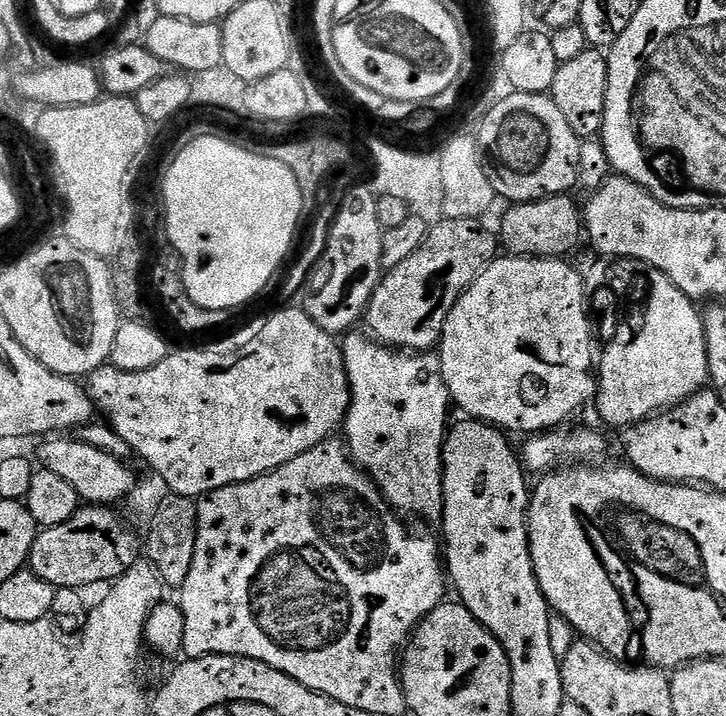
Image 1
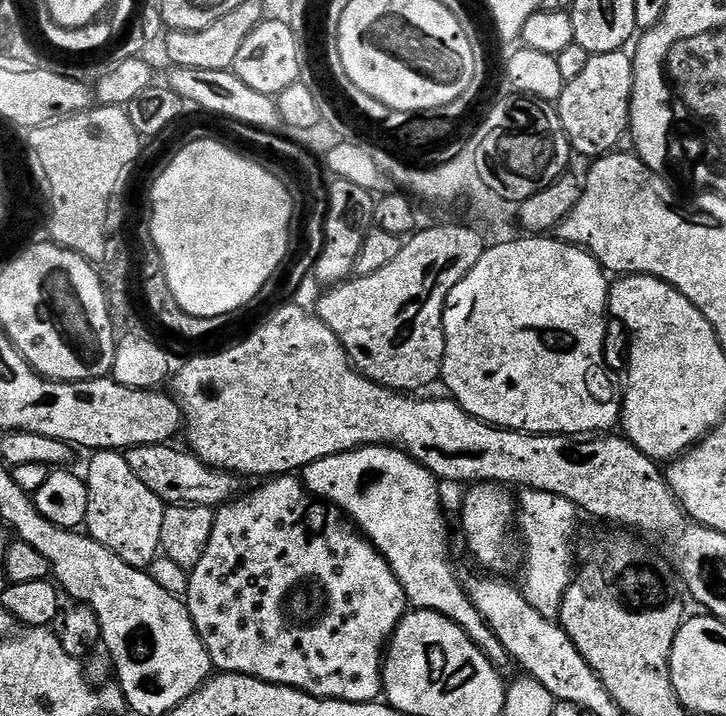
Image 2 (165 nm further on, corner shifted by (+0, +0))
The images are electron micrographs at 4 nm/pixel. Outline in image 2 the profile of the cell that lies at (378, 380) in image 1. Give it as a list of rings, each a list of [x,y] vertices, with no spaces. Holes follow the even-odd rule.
[[[368,444],[365,448],[355,448],[308,464],[302,469],[302,483],[316,499],[339,508],[355,525],[360,535],[376,547],[382,558],[386,558],[390,570],[394,570],[394,578],[398,578],[413,609],[437,612],[450,618],[450,622],[457,624],[472,639],[474,646],[478,646],[478,650],[486,654],[486,658],[495,668],[507,669],[507,664],[510,664],[507,650],[502,646],[502,642],[498,642],[494,630],[490,630],[482,614],[478,614],[474,602],[470,602],[466,594],[461,577],[456,577],[456,572],[452,569],[452,560],[448,557],[448,524],[444,521],[444,508],[440,505],[441,485],[432,472],[426,470],[426,466],[422,466],[401,448],[387,444]]]

